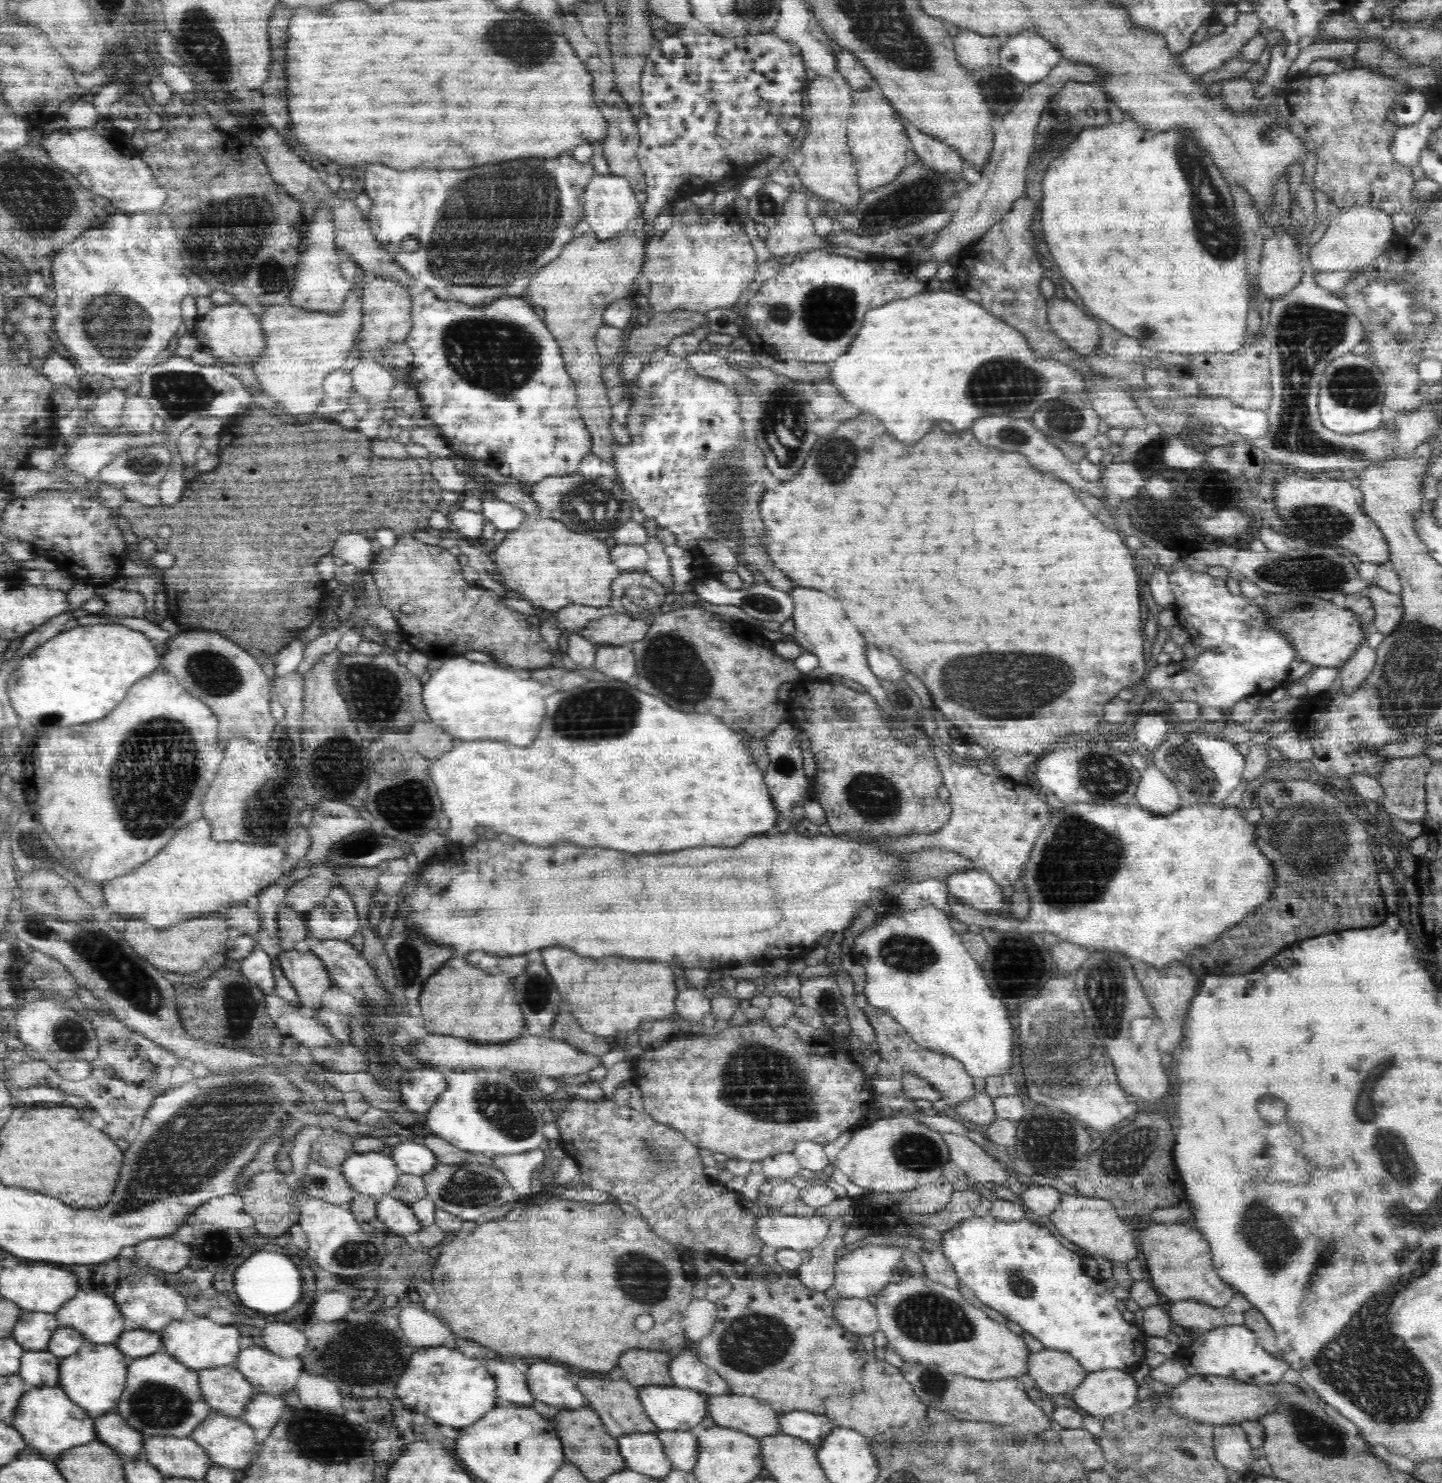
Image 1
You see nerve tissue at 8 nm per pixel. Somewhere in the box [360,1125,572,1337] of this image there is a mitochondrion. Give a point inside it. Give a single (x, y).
(474, 1190)

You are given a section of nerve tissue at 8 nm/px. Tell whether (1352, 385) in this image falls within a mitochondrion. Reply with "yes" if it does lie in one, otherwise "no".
yes

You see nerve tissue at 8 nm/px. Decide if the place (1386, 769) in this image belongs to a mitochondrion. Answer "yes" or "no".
no

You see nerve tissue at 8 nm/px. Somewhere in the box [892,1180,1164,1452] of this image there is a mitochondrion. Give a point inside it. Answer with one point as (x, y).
(933, 1383)

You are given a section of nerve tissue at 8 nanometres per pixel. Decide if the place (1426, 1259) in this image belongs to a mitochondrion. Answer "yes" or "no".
yes

